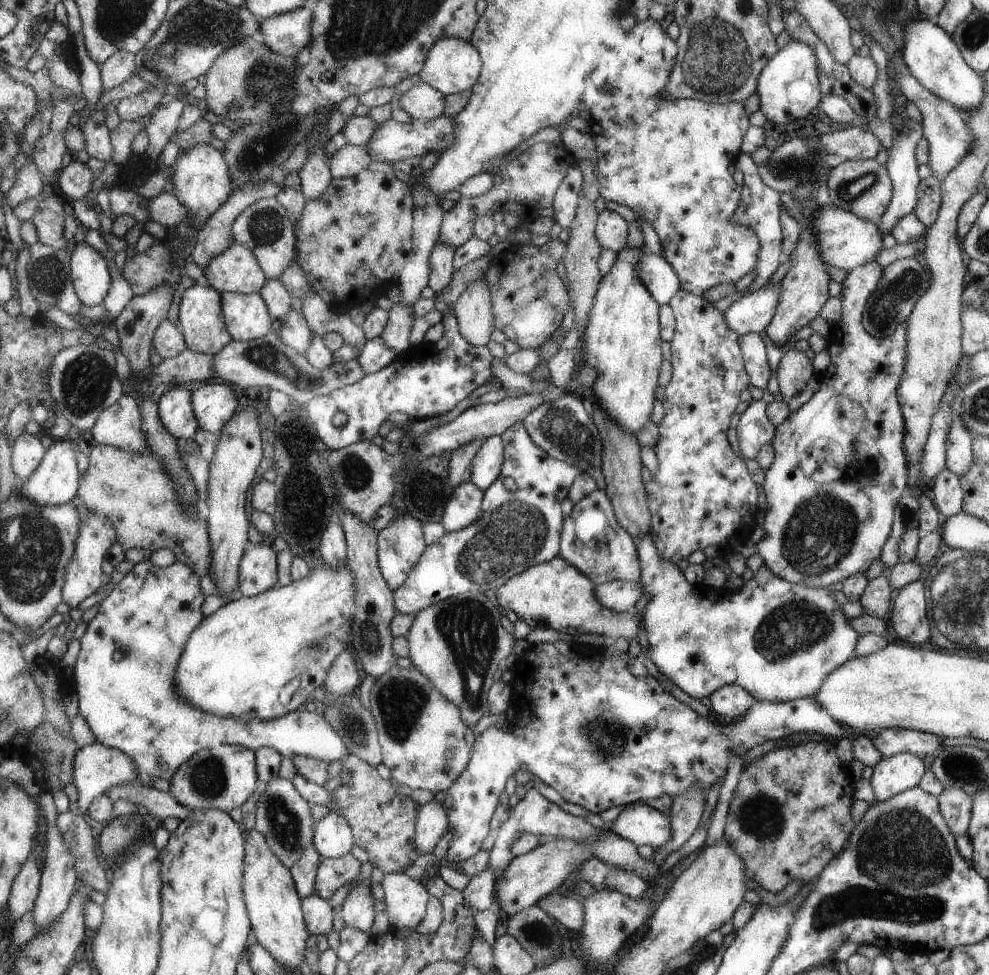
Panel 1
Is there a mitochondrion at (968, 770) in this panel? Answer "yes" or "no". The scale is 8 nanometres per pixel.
yes

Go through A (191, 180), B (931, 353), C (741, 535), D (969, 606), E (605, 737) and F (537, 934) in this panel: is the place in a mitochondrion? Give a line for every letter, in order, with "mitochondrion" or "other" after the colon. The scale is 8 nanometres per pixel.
A: other
B: other
C: other
D: mitochondrion
E: mitochondrion
F: mitochondrion

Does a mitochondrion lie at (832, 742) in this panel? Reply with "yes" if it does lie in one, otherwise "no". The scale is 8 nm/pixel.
no

